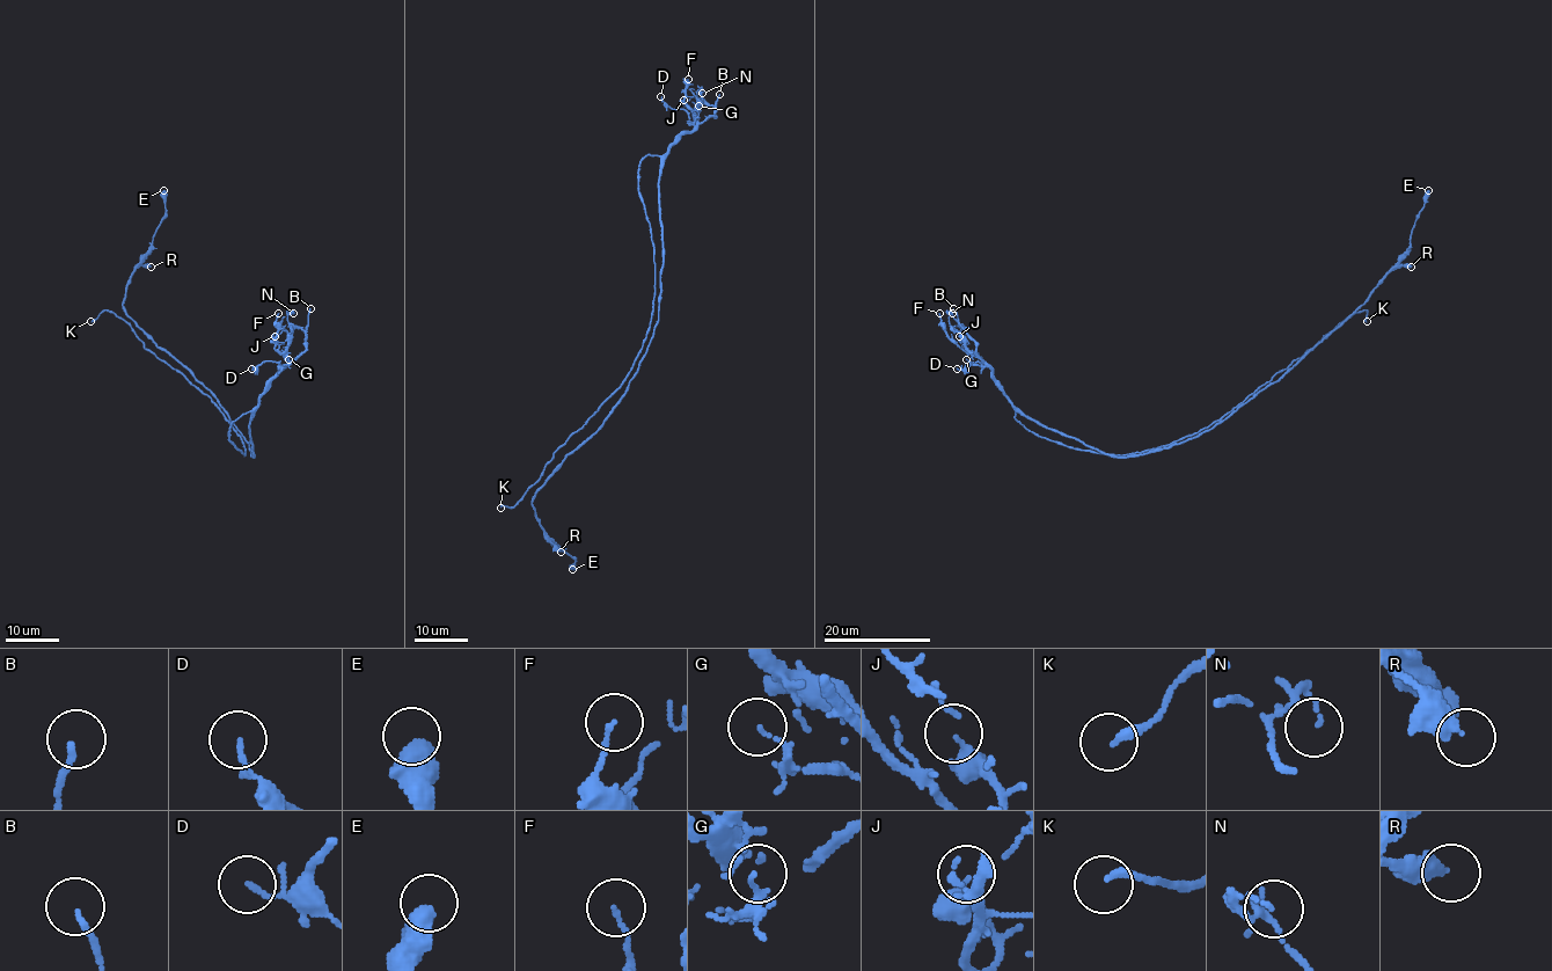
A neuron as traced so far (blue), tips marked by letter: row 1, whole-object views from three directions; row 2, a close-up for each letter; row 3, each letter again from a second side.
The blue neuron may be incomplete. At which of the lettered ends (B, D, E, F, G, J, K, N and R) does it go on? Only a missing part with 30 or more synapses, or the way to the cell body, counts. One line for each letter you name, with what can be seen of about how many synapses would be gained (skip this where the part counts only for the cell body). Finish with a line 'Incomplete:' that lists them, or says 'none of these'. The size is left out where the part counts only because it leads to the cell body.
Incomplete: K

